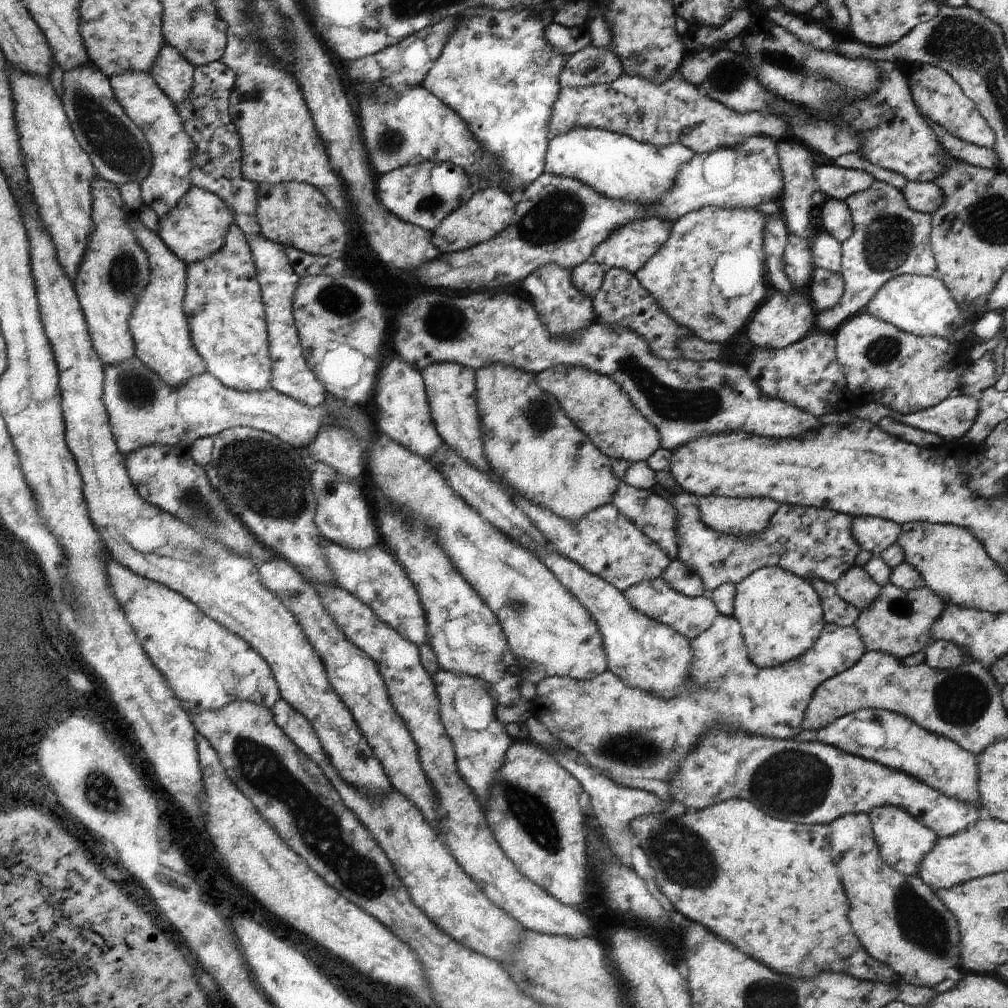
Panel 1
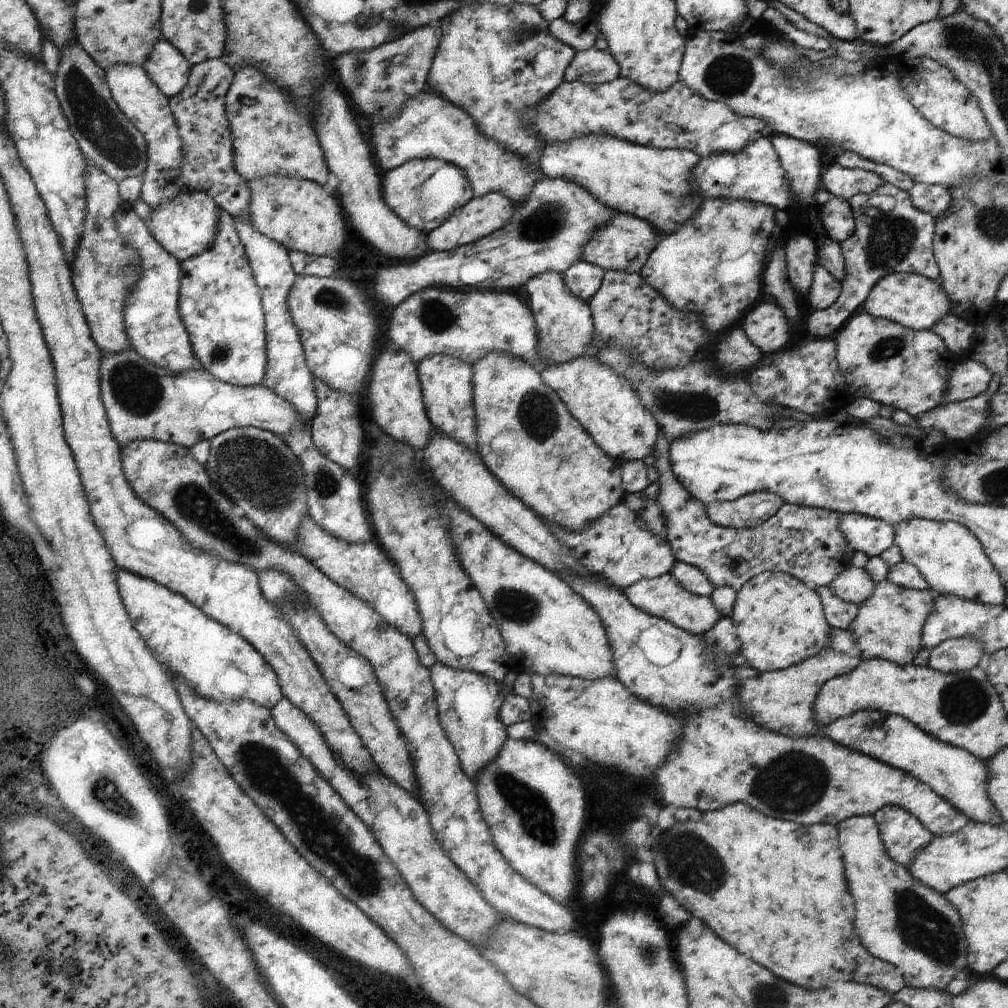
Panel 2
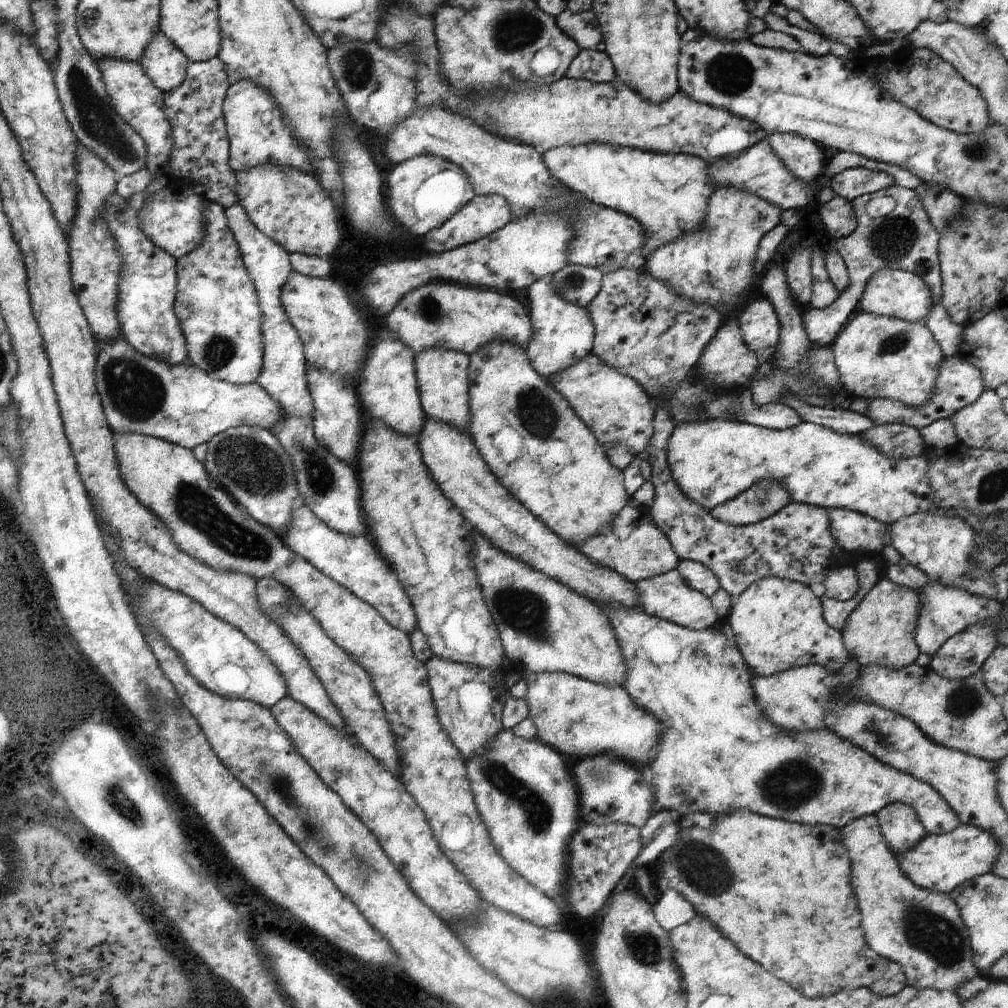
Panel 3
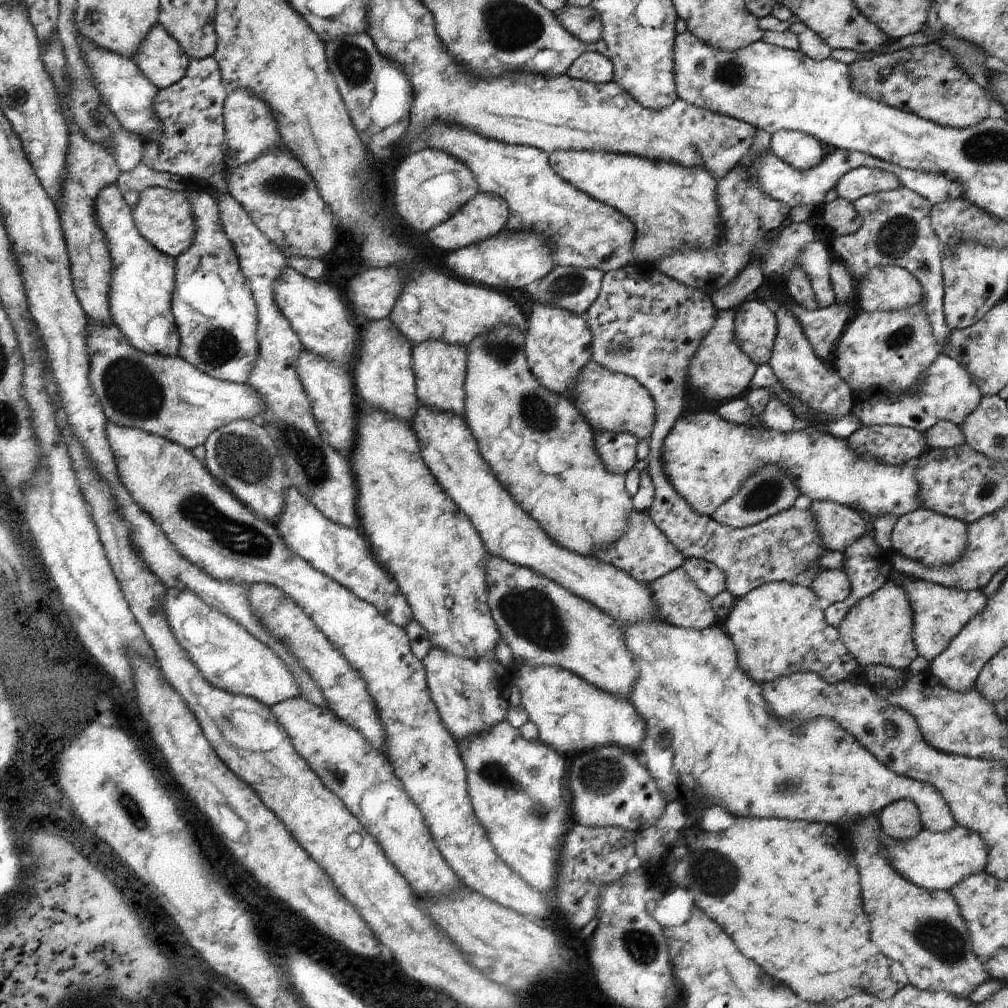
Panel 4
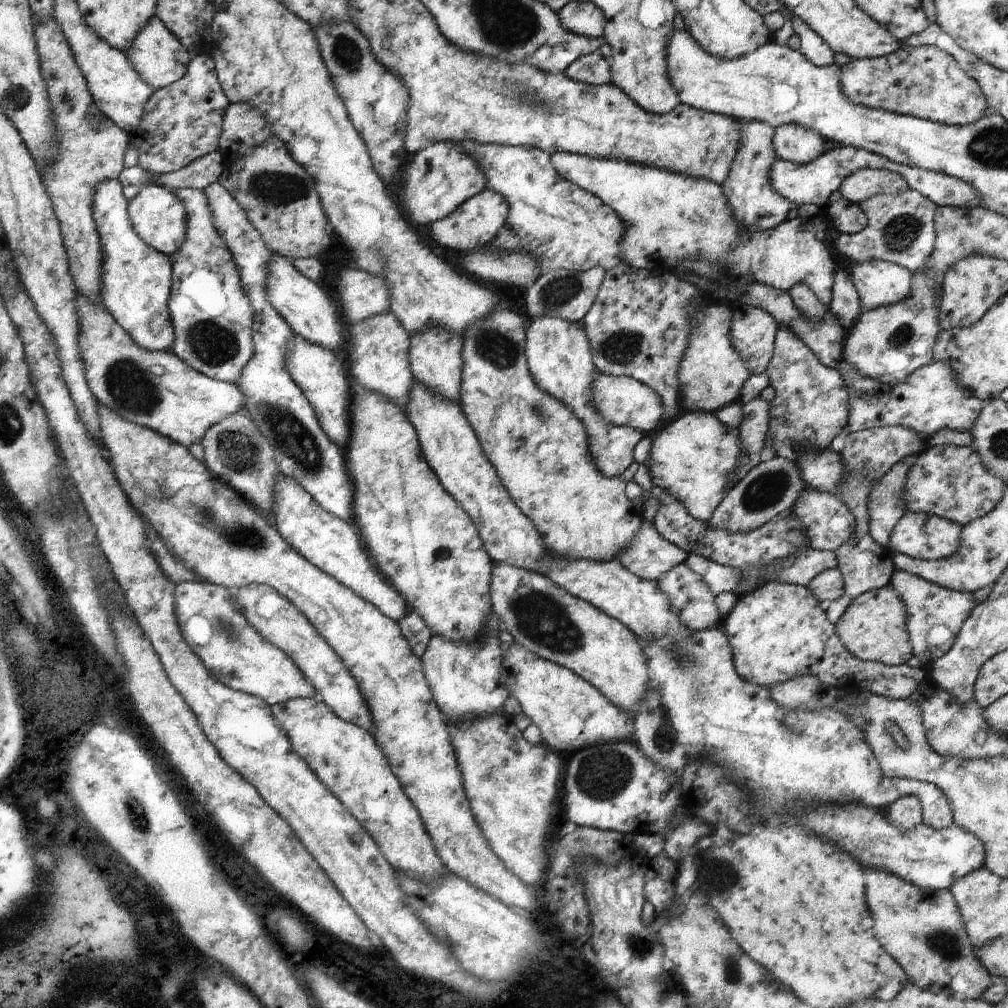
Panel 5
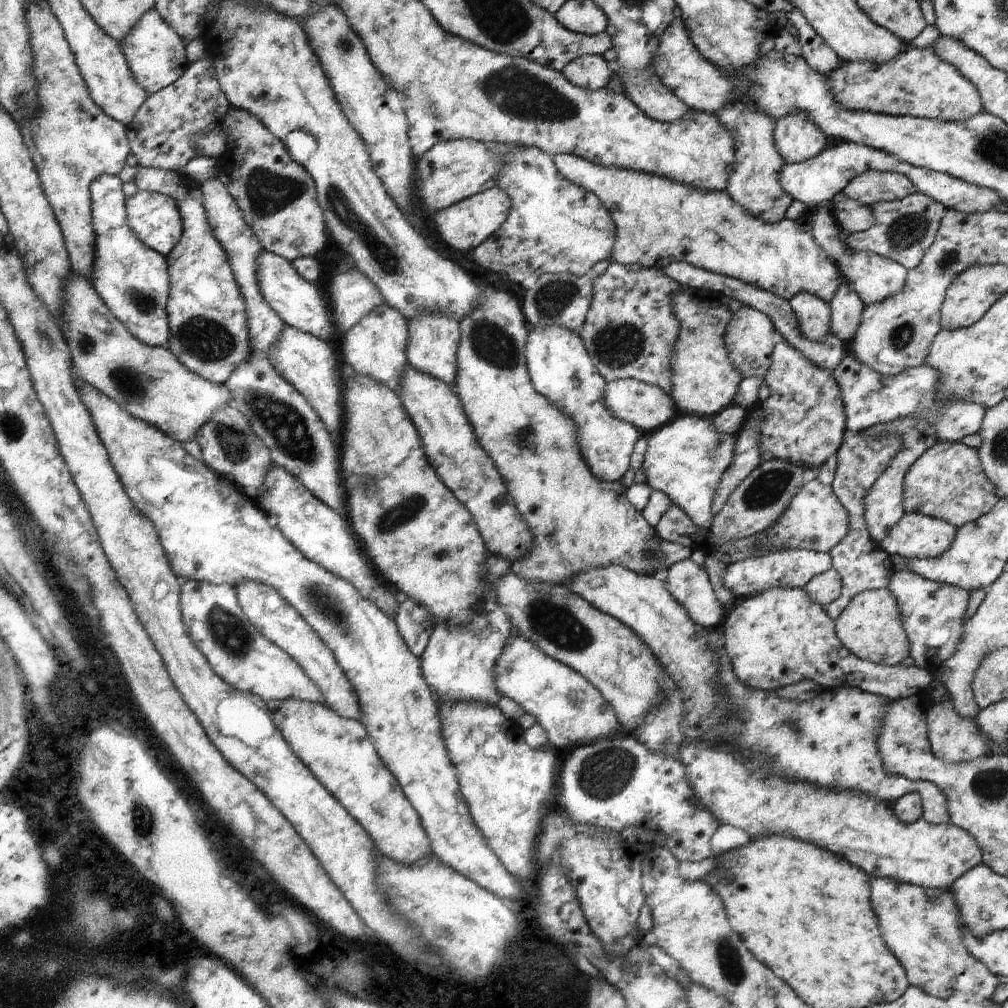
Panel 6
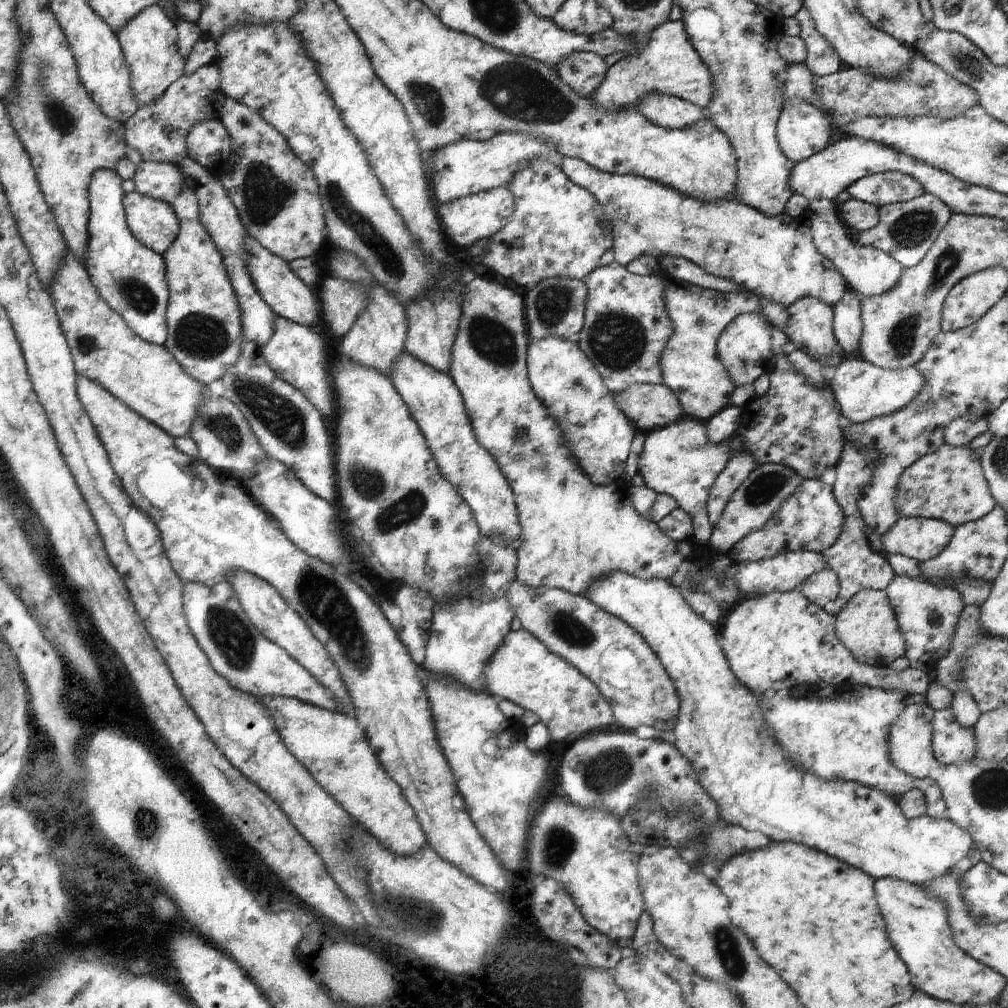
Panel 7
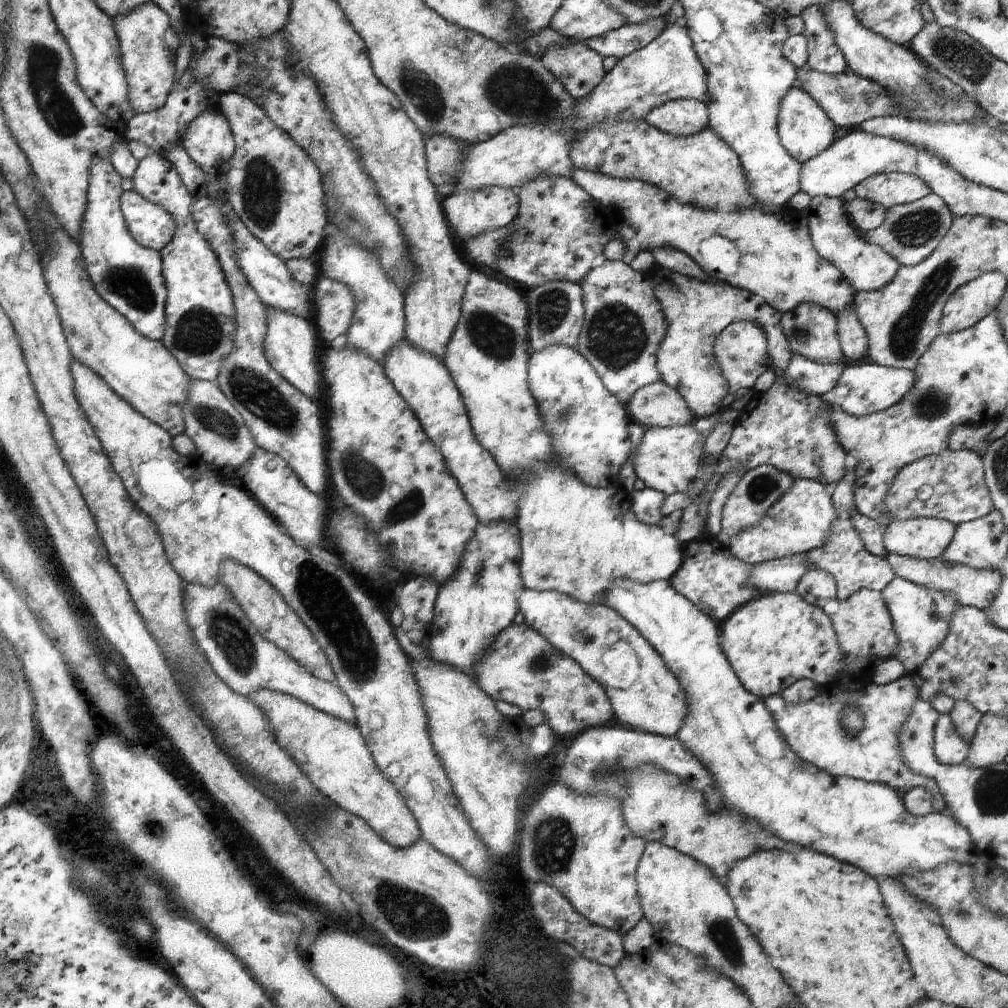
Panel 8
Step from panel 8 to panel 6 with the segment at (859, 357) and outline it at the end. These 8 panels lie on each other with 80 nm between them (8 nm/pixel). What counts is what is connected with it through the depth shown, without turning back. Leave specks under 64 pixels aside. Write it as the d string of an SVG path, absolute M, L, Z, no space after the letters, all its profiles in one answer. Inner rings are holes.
M841 278L833 298L828 302L830 321L828 332L835 335L846 347L856 333L864 304L848 281Z

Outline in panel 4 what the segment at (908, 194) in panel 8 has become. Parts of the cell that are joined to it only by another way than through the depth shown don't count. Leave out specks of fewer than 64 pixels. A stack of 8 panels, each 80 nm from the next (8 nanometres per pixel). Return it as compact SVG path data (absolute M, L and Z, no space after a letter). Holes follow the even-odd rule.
M860 167L843 174L835 182L833 189L837 193L837 197L851 203L857 198L875 192L895 190L898 186L898 180L893 174L885 170Z

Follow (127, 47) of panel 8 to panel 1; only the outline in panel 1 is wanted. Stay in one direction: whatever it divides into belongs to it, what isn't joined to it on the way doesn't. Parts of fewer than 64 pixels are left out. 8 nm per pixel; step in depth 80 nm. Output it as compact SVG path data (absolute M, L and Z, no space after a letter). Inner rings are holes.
M164 45L148 74L173 104L179 104L191 92L193 70L191 64L179 56L175 48Z

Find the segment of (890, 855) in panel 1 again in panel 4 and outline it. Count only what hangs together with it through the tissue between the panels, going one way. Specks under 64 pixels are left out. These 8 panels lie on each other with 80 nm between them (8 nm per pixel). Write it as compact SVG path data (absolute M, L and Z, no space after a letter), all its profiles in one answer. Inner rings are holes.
M907 800L885 806L875 817L883 834L897 842L916 838L919 830L923 830L915 804Z

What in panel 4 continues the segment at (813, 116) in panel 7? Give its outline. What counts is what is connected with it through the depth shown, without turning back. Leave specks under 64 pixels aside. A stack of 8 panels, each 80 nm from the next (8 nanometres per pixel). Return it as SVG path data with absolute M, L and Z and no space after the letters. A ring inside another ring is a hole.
M777 130L770 134L769 151L799 172L807 172L823 160L823 146L813 136L799 131Z

